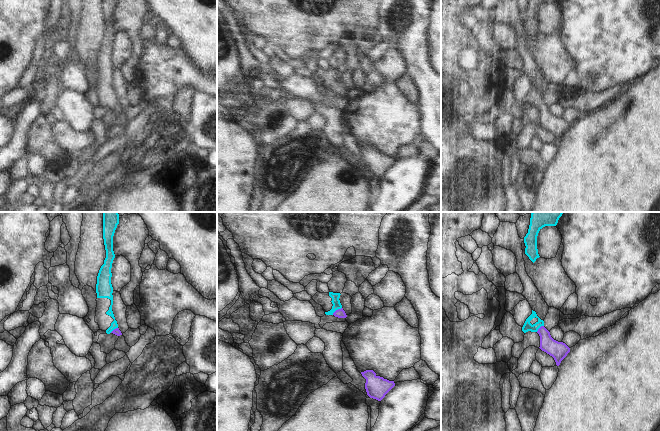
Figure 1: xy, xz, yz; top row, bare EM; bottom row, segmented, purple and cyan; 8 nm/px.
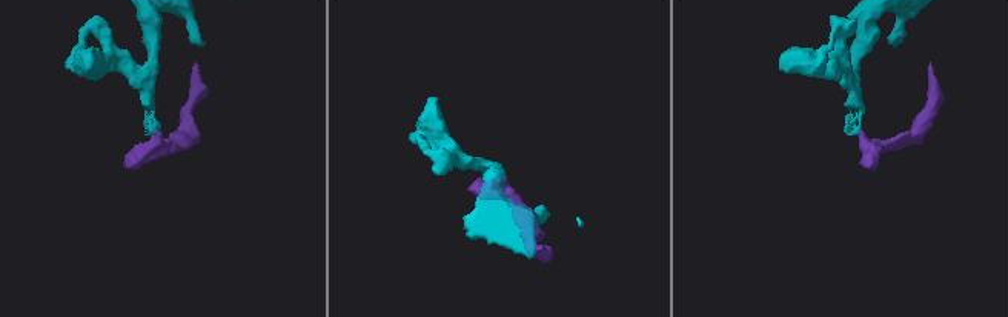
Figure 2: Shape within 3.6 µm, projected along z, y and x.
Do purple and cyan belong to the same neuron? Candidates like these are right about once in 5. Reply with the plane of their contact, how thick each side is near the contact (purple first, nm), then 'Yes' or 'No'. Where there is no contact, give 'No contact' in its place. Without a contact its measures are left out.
Touches purple in xz. Thickness 80 nm (purple) against 70 nm. Yes.

